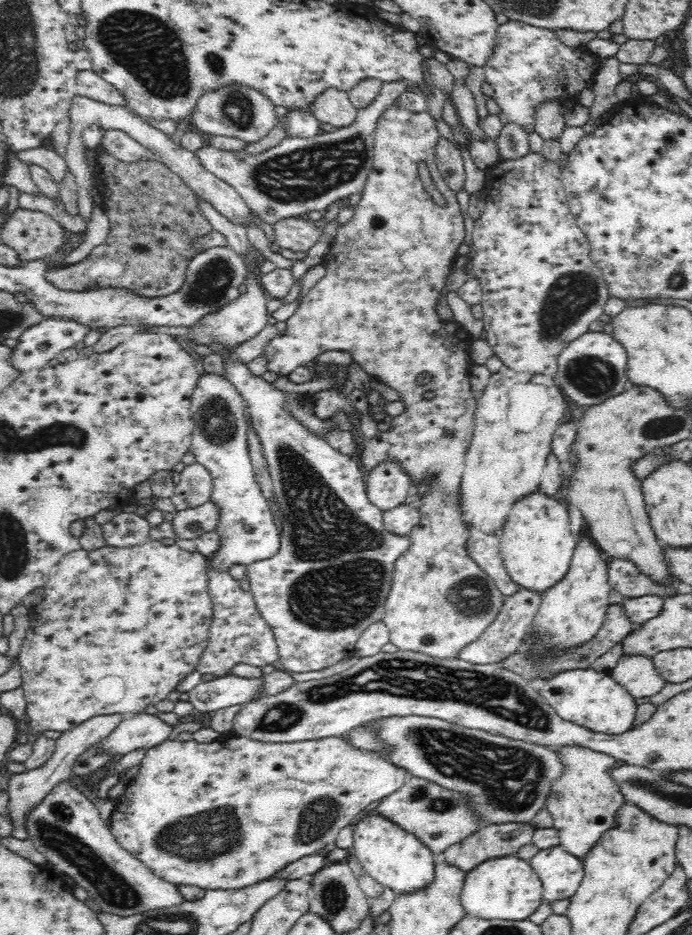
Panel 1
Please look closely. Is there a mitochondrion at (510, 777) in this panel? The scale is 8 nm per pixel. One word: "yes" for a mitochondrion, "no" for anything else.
yes

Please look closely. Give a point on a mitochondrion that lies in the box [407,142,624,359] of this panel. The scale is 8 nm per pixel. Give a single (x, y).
(570, 294)

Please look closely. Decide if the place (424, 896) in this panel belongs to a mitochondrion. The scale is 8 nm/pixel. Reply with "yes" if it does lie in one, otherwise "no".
no

